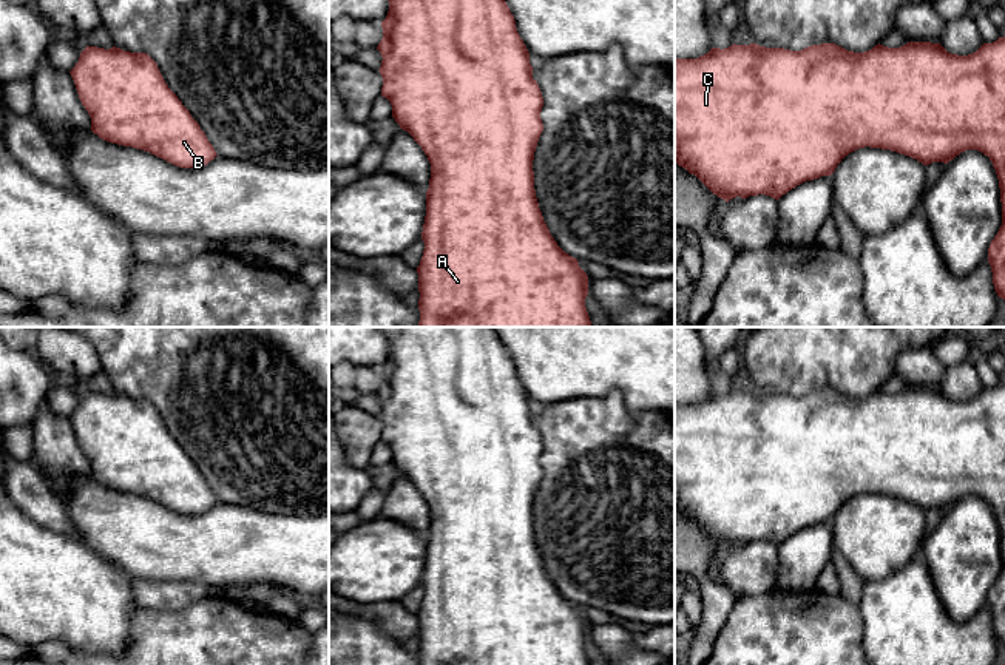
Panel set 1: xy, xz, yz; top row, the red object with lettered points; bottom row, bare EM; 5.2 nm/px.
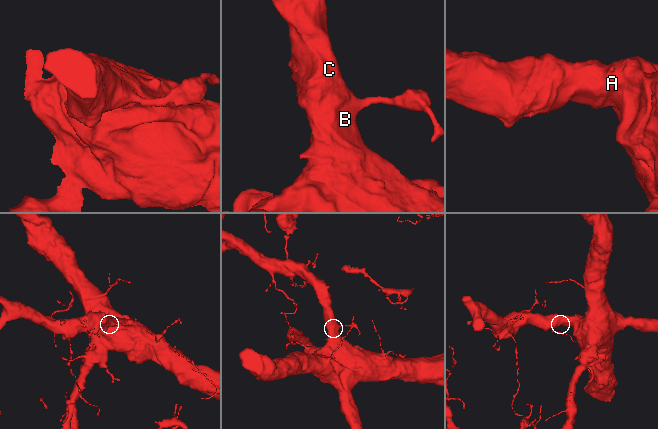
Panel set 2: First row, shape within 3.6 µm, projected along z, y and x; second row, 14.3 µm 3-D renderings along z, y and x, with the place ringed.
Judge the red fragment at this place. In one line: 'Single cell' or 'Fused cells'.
Single cell

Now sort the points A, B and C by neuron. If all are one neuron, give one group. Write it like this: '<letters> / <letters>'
A B C

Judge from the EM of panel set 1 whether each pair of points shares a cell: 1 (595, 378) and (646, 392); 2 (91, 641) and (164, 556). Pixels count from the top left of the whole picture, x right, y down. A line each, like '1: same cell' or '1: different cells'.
1: same cell
2: different cells

